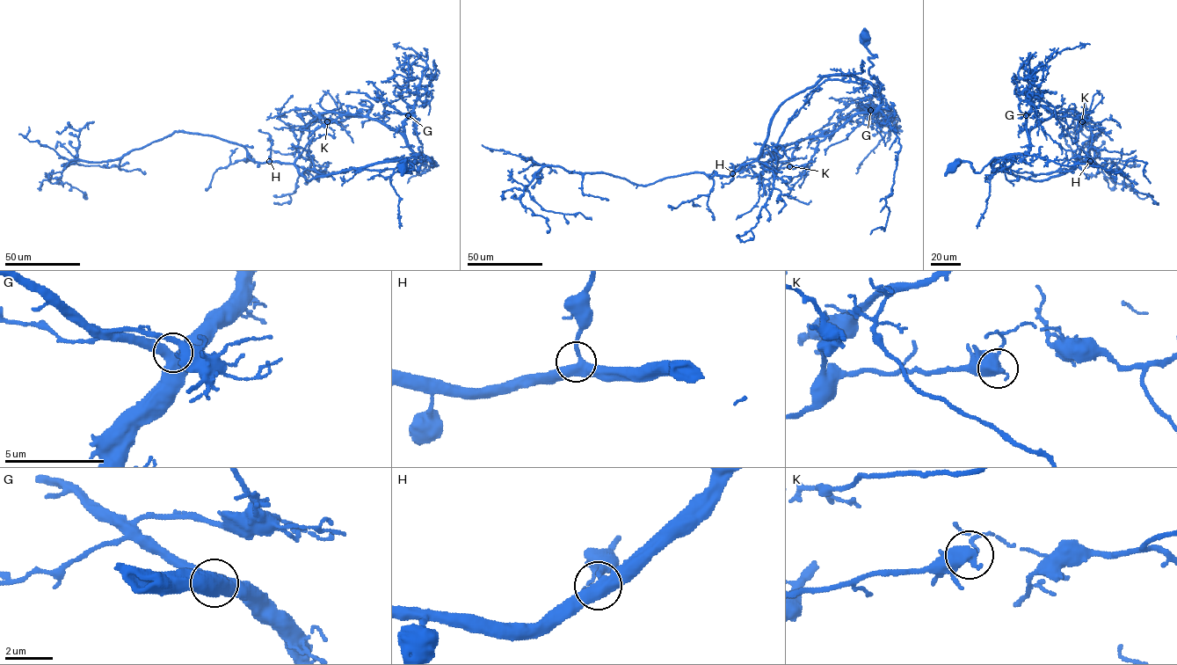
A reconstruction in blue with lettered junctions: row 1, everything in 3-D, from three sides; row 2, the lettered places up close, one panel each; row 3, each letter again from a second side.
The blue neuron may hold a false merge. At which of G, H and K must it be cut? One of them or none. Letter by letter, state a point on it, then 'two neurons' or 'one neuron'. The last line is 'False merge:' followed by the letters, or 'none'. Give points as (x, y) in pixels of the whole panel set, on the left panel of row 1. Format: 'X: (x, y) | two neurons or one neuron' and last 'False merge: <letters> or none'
G: (408, 115) | one neuron
H: (269, 161) | one neuron
K: (327, 121) | one neuron
False merge: none

